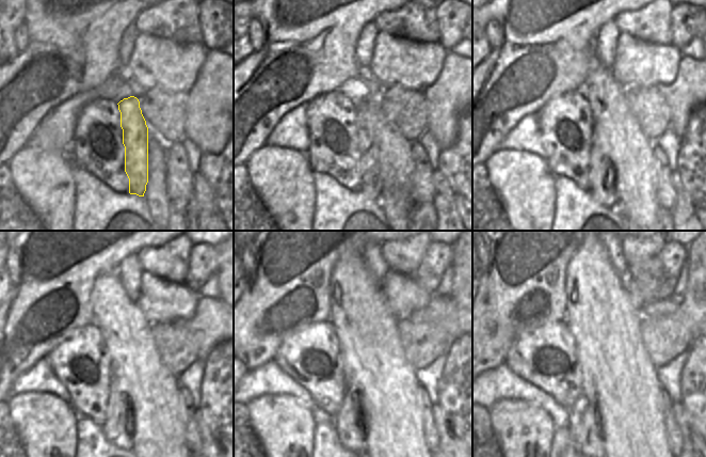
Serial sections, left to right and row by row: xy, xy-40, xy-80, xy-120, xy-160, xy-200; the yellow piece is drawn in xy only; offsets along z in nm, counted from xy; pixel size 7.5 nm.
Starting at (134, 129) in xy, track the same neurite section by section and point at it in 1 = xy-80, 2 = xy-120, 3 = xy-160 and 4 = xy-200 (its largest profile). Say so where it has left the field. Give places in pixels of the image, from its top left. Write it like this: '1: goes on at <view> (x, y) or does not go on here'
1: goes on at xy-80 (602, 177)
2: goes on at xy-120 (118, 425)
3: goes on at xy-160 (352, 436)
4: goes on at xy-200 (591, 443)

